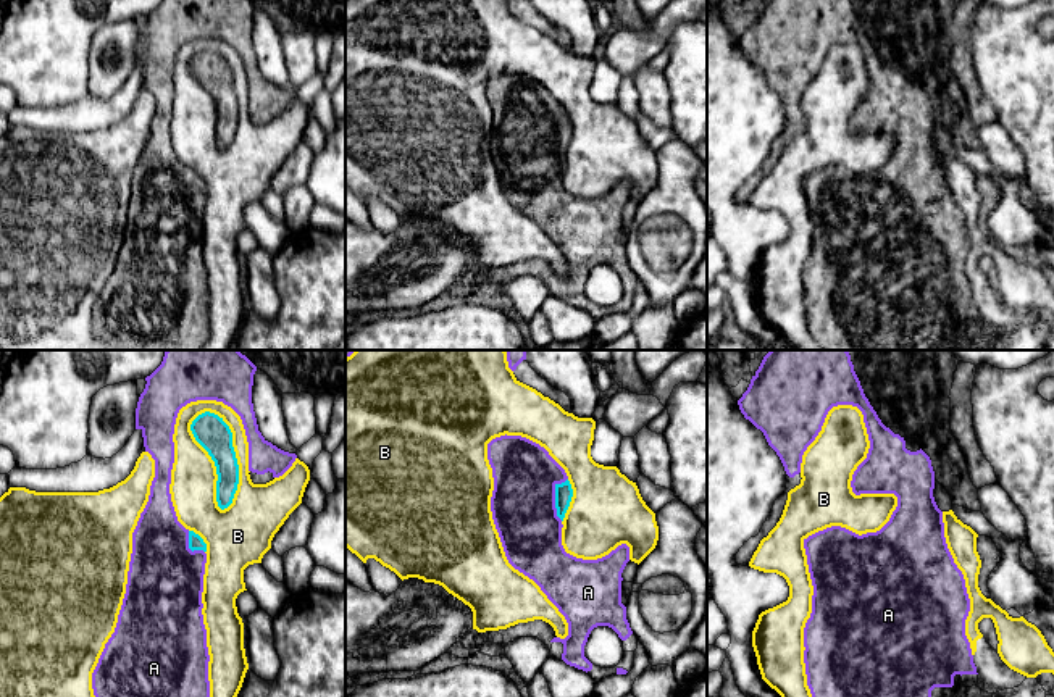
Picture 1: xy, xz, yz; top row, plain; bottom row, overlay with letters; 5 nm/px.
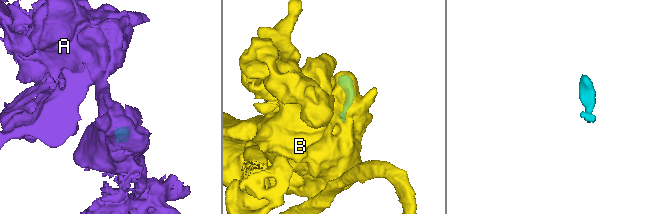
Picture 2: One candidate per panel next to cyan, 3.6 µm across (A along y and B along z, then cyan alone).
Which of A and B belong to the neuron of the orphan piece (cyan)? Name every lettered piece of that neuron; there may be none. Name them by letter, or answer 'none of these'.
A

